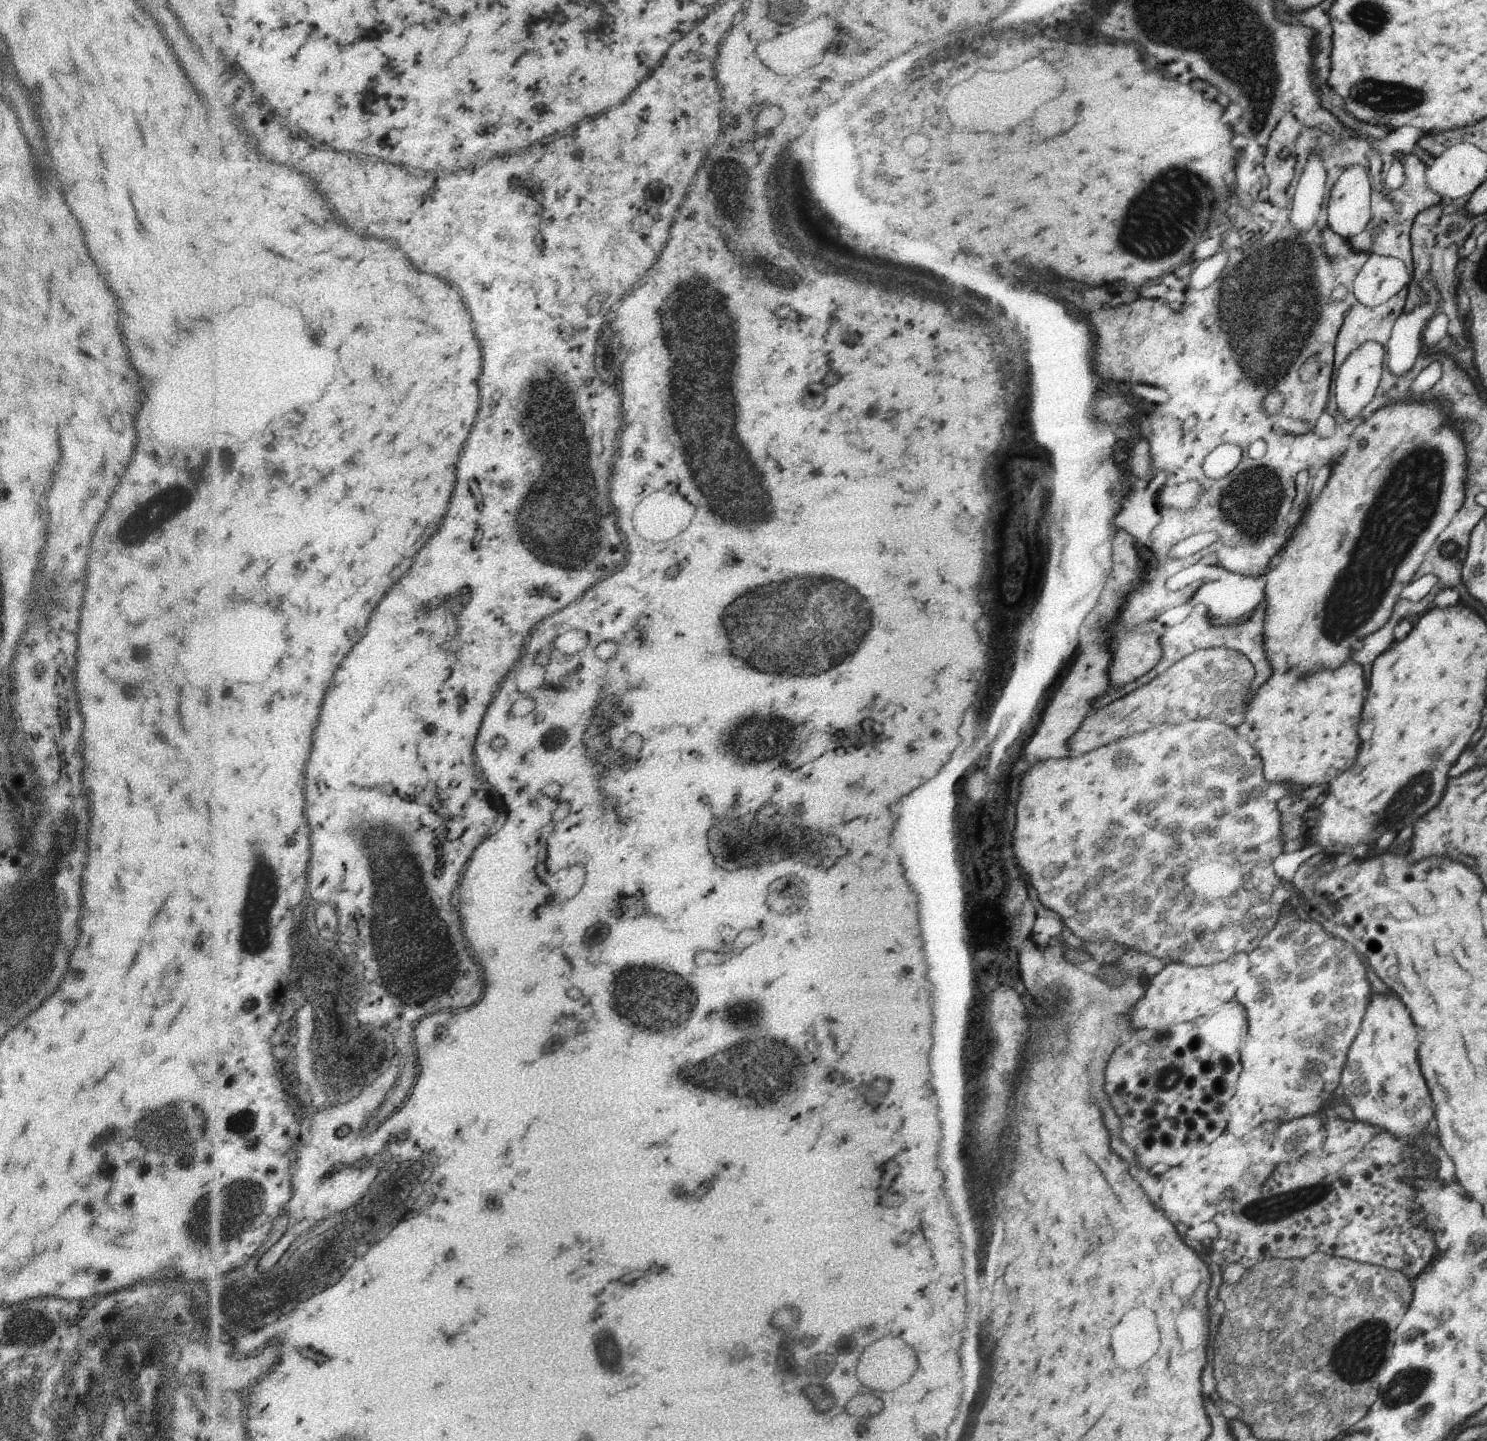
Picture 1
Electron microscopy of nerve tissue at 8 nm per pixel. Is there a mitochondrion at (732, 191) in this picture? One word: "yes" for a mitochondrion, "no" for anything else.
yes

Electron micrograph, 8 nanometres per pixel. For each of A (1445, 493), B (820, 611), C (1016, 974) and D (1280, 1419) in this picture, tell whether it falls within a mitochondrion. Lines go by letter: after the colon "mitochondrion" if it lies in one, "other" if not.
A: mitochondrion
B: mitochondrion
C: other
D: mitochondrion

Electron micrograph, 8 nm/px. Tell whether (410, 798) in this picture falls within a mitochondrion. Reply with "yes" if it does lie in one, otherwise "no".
no

